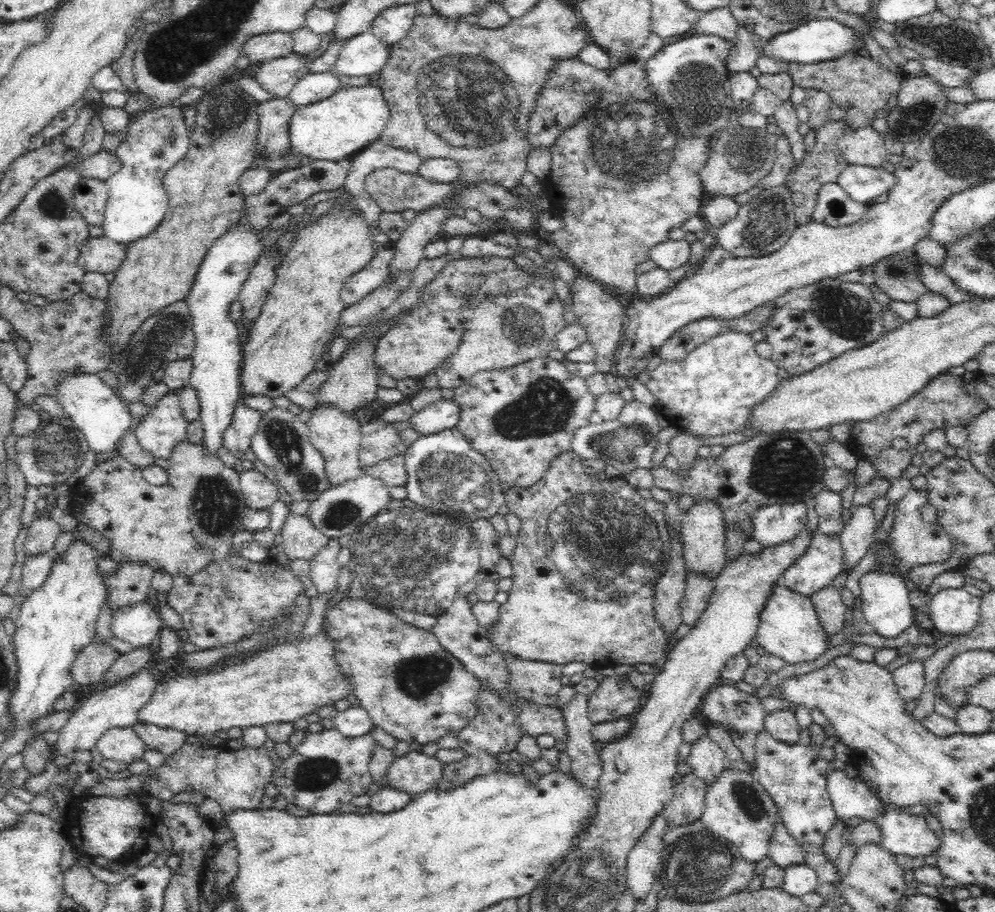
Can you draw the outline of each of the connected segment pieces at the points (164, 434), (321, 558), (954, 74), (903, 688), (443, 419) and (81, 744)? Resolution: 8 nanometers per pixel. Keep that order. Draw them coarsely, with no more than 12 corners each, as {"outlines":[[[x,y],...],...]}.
{"outlines":[[[168,393],[134,429],[155,459],[187,442],[179,396]],[[338,539],[309,562],[309,575],[318,595],[329,605],[341,597],[337,582],[341,566]],[[904,46],[898,50],[918,60],[925,74],[944,87],[968,84],[976,67],[952,66],[935,58],[924,58]],[[909,661],[891,673],[904,702],[925,685],[924,661]],[[440,399],[414,413],[410,428],[422,435],[456,427],[460,405]],[[148,668],[80,702],[52,758],[134,727],[161,682]]]}

